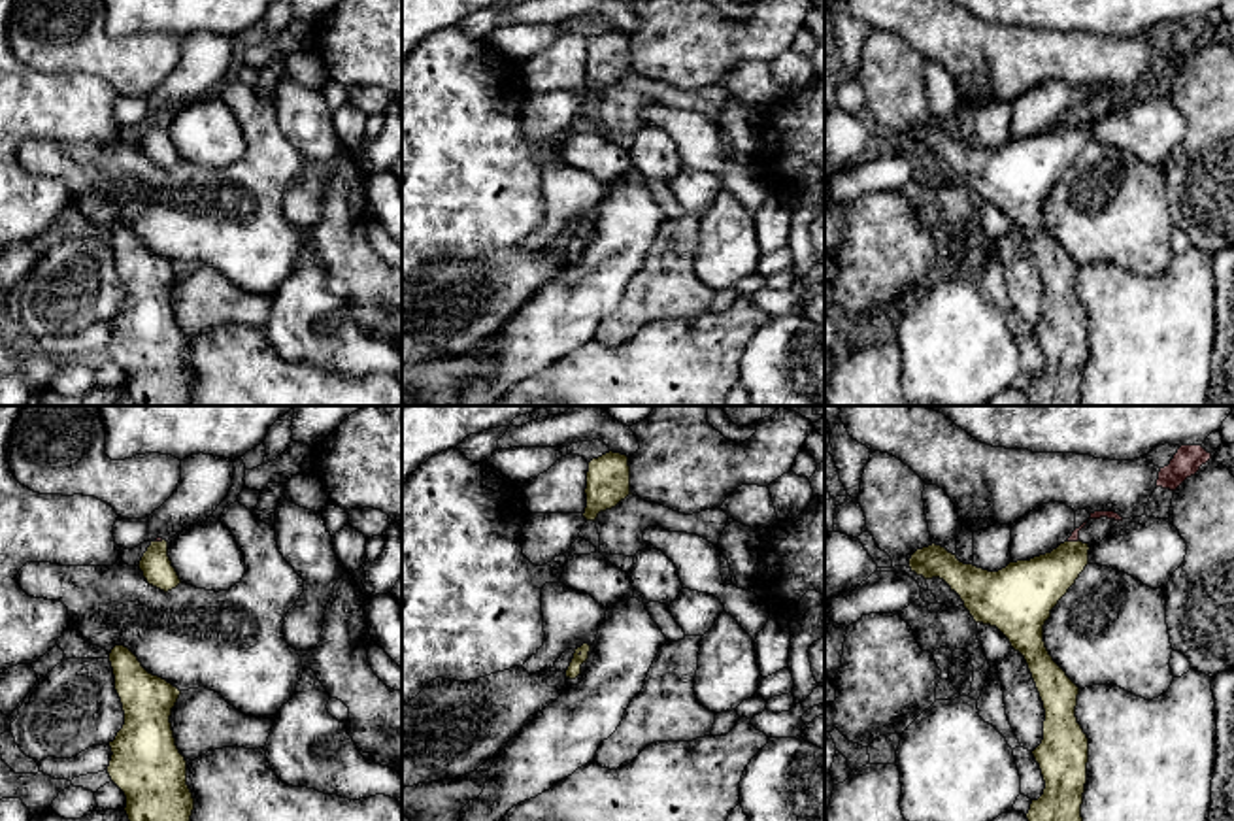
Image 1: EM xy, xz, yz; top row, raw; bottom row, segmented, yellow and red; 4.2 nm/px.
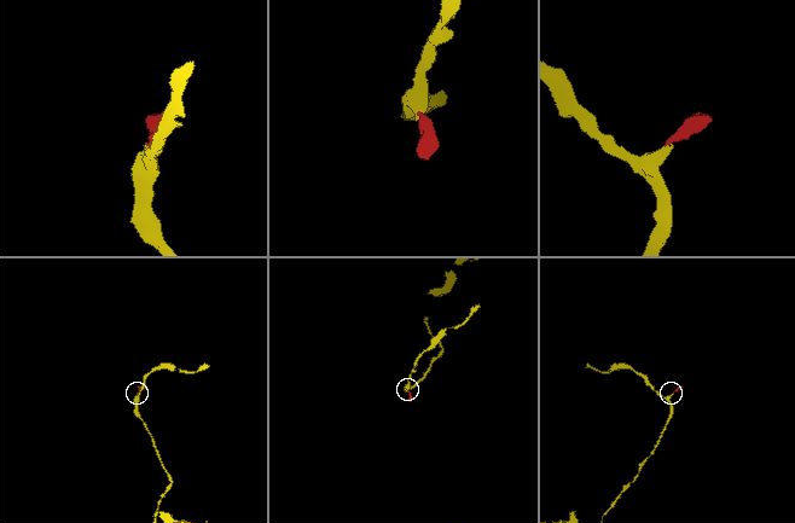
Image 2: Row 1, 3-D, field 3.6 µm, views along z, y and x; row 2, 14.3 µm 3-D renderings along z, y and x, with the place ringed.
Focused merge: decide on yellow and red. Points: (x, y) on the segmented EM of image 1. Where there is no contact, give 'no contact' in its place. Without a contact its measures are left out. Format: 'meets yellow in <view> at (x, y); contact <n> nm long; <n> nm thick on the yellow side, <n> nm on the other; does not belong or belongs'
meets yellow in yz at (1072, 542); contact 50 nm long; 240 nm thick on the yellow side, 40 nm on the other; belongs

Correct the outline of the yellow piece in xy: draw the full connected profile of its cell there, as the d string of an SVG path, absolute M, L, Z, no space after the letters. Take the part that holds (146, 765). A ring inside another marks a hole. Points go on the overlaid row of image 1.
M125 645L109 653L125 725L109 742L108 774L126 796L128 821L191 821L194 798L187 761L170 723L181 691L149 674Z

